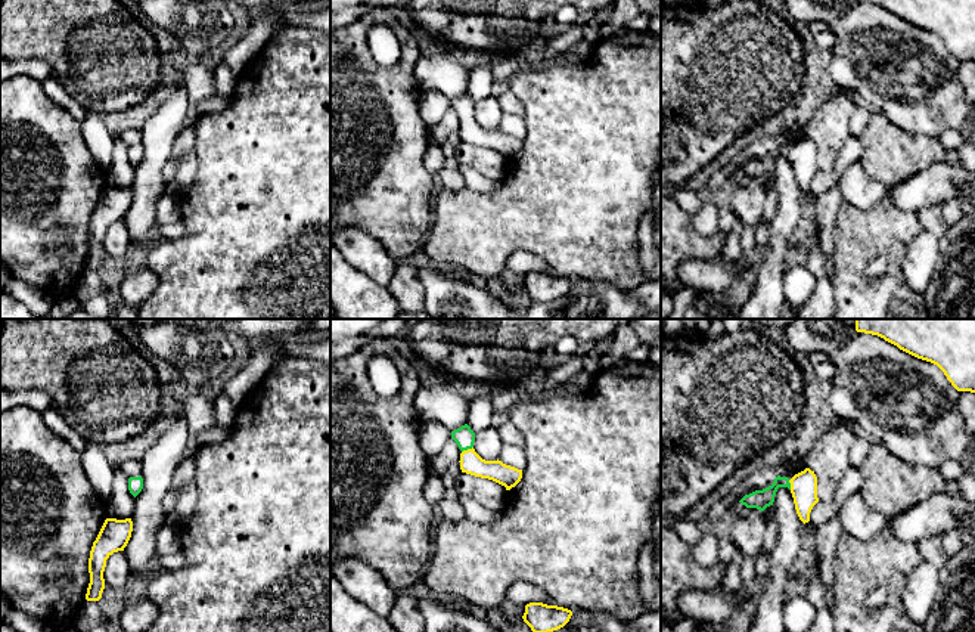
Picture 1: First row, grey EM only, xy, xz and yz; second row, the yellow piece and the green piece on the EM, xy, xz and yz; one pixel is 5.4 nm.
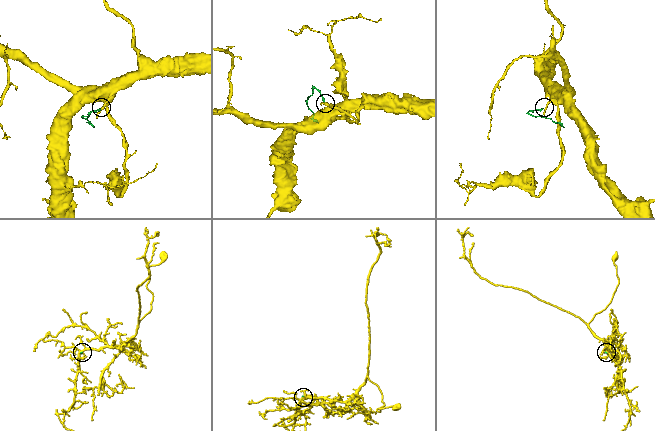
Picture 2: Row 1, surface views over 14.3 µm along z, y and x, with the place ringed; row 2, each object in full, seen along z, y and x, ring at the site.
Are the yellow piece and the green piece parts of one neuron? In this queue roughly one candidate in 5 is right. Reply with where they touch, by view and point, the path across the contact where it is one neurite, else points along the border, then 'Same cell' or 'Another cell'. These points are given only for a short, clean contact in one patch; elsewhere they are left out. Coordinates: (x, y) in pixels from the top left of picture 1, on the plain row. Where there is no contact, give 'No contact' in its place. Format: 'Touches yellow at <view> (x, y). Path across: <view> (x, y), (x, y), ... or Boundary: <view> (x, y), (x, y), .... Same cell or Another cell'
Touches yellow at xz (468, 118). Path across: xz (471, 132), (468, 118), (465, 107). Same cell

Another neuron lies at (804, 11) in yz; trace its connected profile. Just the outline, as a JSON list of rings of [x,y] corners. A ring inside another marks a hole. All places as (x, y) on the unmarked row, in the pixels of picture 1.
[[[785,0],[788,15],[794,21],[823,21],[832,25],[856,0]]]

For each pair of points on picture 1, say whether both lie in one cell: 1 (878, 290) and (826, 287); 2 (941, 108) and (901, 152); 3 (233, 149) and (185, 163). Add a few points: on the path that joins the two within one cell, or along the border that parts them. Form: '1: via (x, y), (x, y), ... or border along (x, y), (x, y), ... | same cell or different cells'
1: border along (831, 279), (835, 303) | different cells
2: border along (888, 117), (910, 132), (921, 132), (937, 138) | different cells
3: border along (195, 152), (196, 173), (183, 192) | different cells

